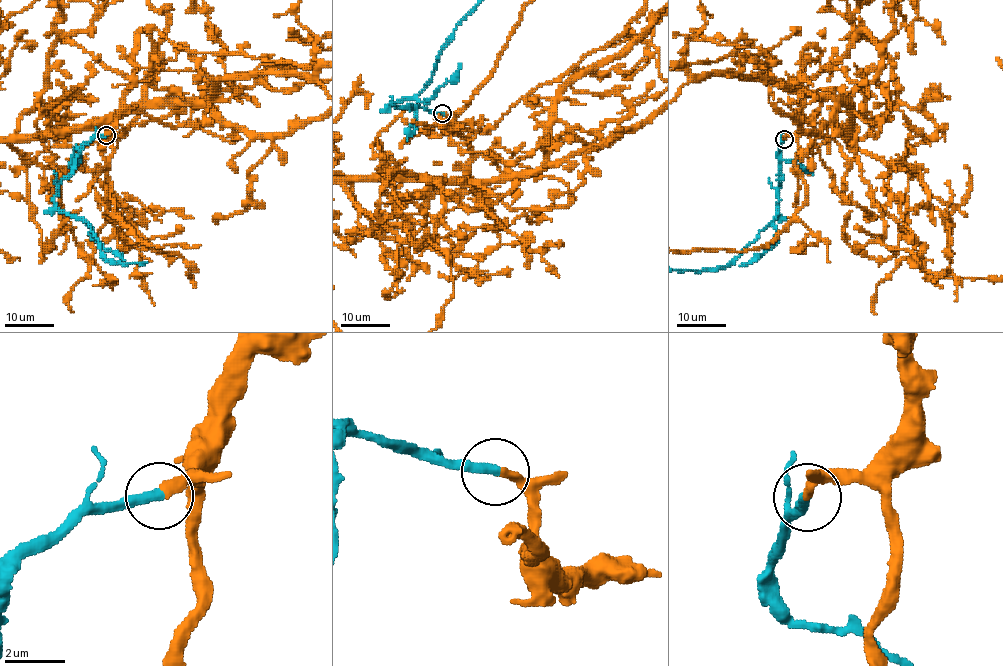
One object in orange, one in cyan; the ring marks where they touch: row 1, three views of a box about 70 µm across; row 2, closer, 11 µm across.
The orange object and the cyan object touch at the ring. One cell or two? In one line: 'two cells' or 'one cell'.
one cell

